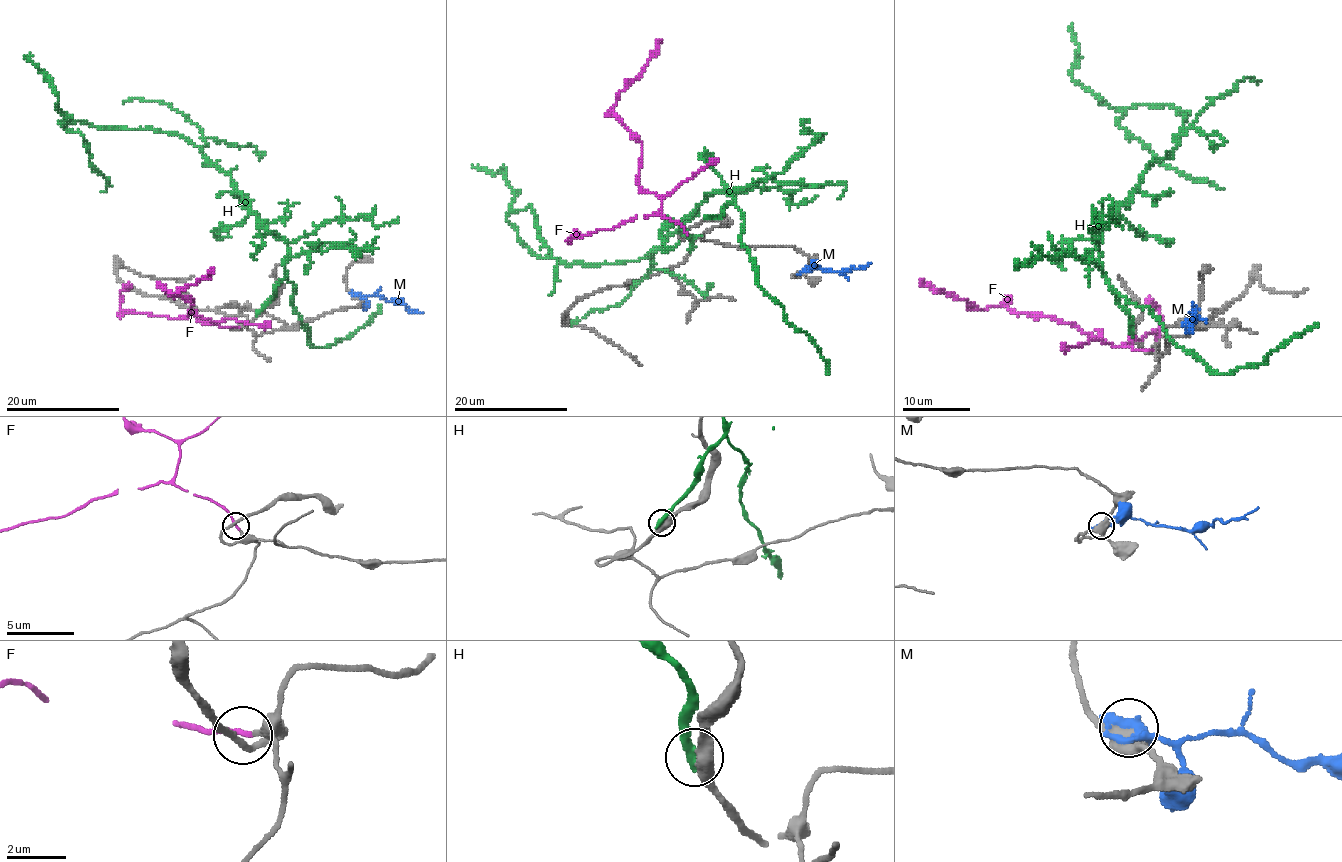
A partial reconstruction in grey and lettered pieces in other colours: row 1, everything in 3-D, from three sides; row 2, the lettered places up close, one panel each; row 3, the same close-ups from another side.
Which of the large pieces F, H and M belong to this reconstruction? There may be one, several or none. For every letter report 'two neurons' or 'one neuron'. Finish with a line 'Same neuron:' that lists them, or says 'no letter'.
F: one neuron
H: two neurons
M: two neurons
Same neuron: F

